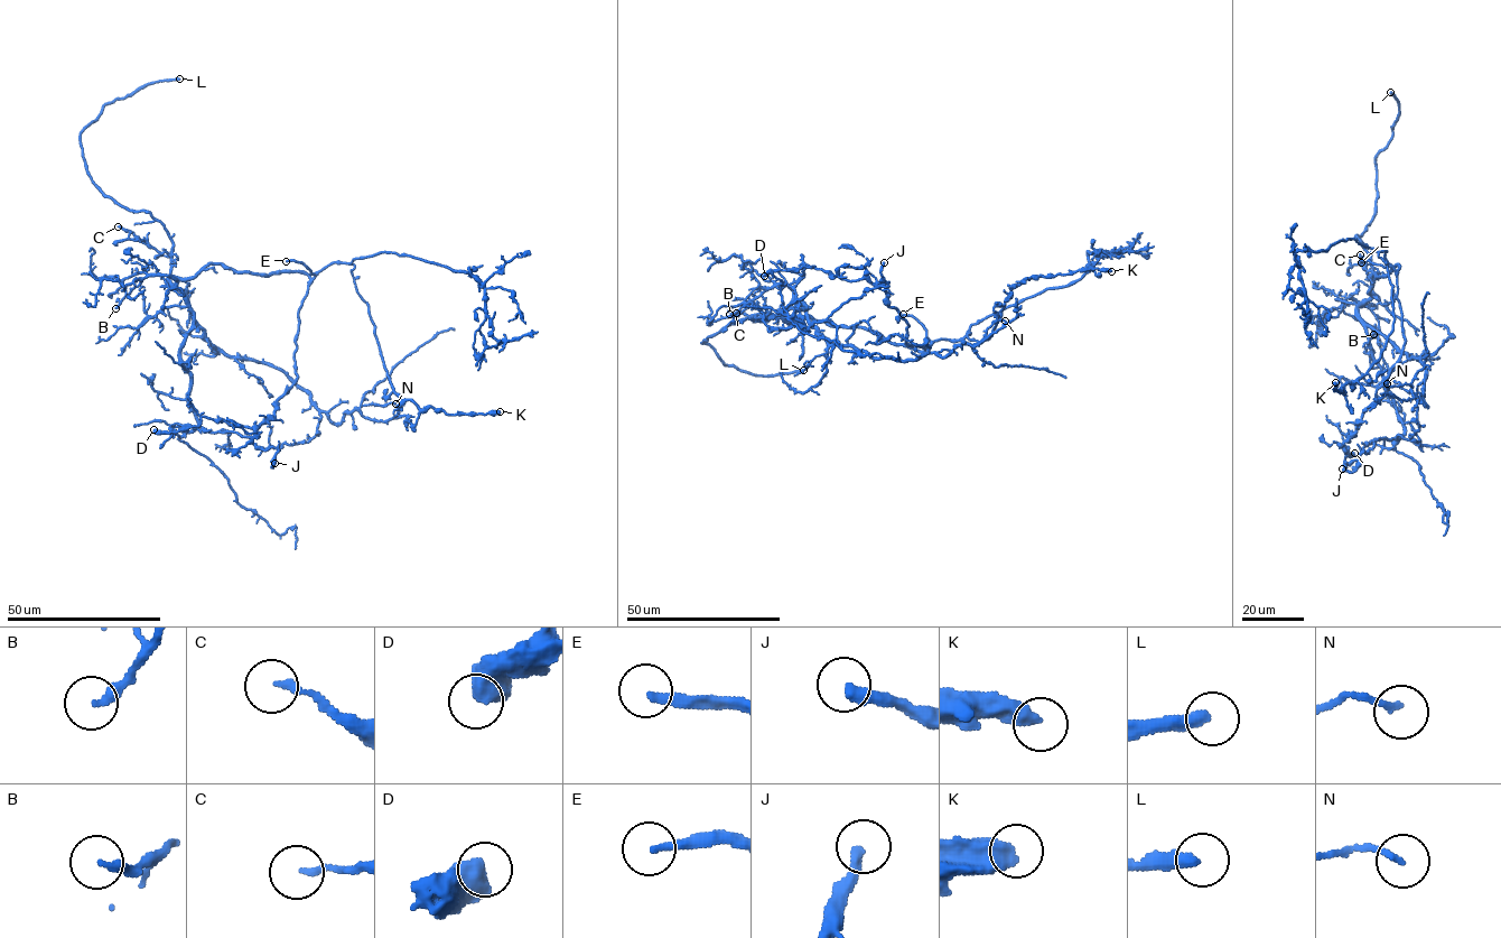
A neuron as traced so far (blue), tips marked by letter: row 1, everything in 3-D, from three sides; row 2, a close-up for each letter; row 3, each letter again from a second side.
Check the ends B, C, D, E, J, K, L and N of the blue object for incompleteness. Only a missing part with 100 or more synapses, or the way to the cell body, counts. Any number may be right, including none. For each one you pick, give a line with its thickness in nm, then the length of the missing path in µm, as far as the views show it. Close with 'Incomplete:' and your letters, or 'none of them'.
E: 240 nm | 100 µm
L: 360 nm | 9 µm
Incomplete: E, L

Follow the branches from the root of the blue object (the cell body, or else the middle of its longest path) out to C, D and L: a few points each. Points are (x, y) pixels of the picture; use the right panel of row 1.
C: (1371, 278), (1369, 293), (1373, 295), (1373, 275), (1370, 271), (1367, 274), (1366, 262), (1360, 254)
D: (1371, 278), (1399, 266), (1405, 343), (1355, 436), (1342, 435), (1349, 455), (1354, 453)
L: (1371, 278), (1373, 295), (1371, 259), (1355, 235), (1373, 215), (1374, 157), (1399, 115), (1390, 92)

